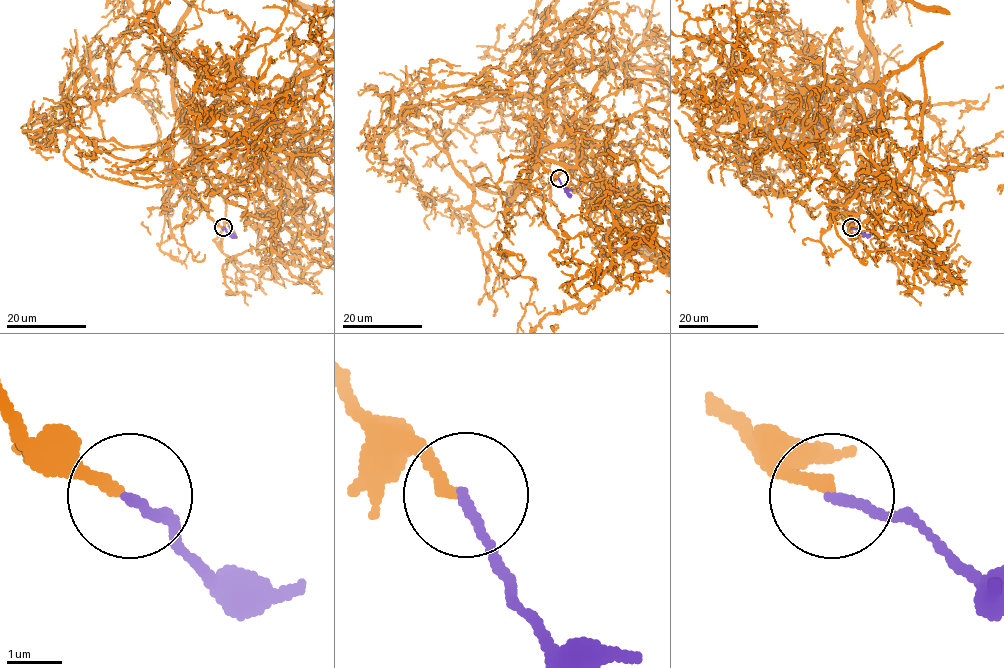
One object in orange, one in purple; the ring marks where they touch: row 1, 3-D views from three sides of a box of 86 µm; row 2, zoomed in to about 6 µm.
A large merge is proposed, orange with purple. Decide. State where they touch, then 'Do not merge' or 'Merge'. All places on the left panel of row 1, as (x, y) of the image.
Place: (223, 227). Do not merge

